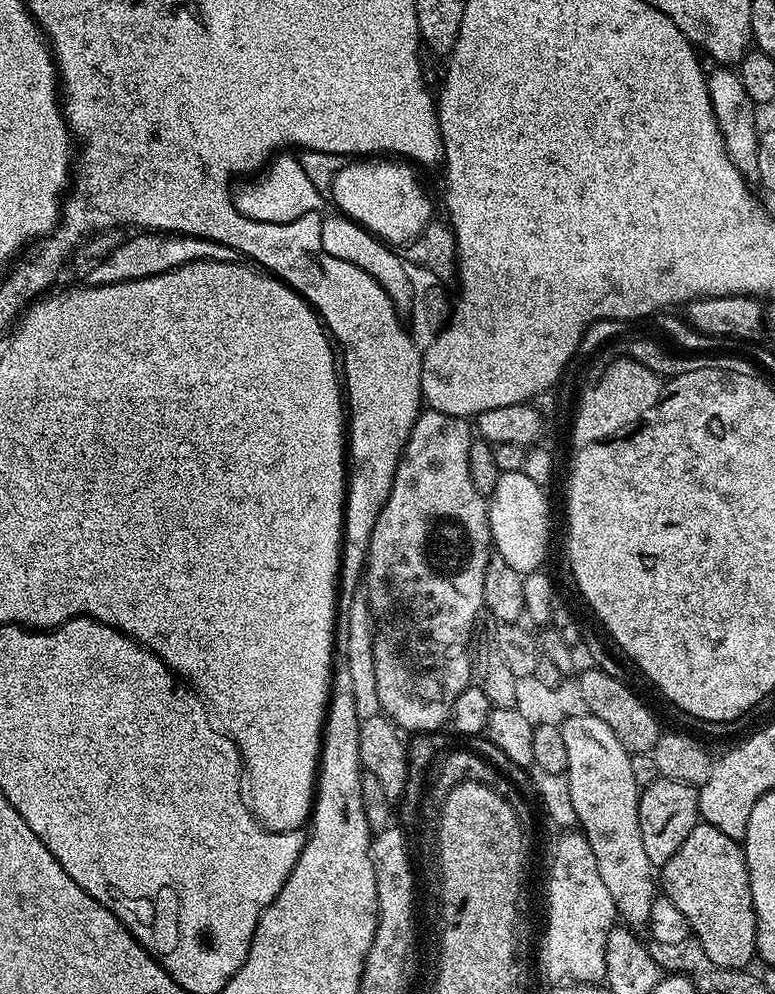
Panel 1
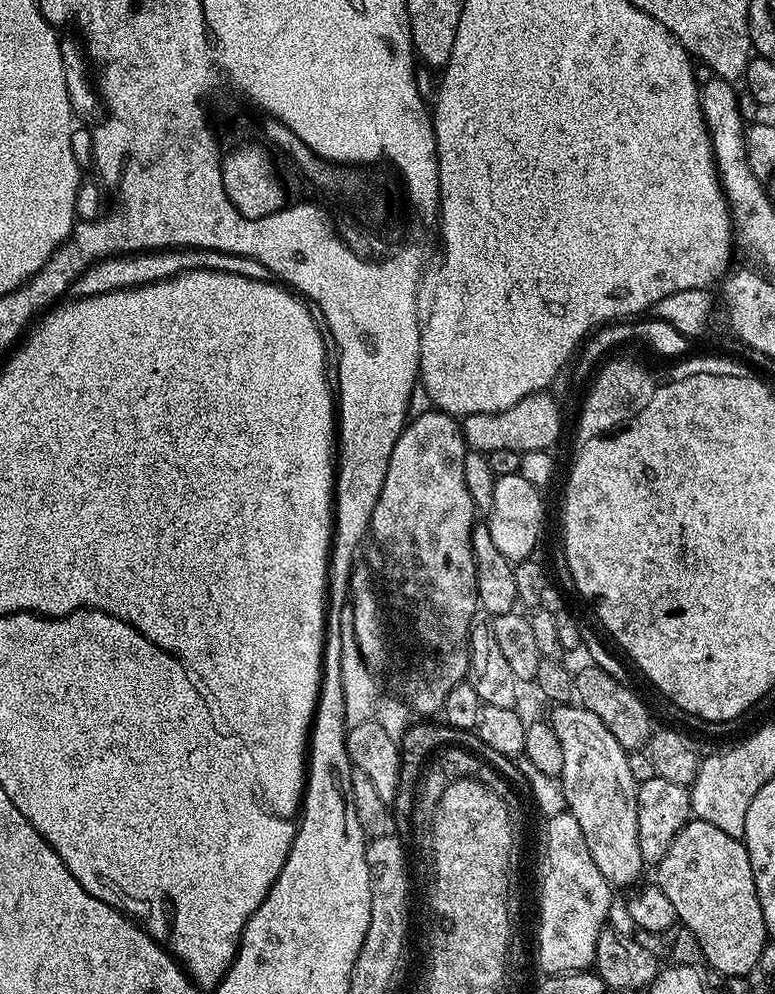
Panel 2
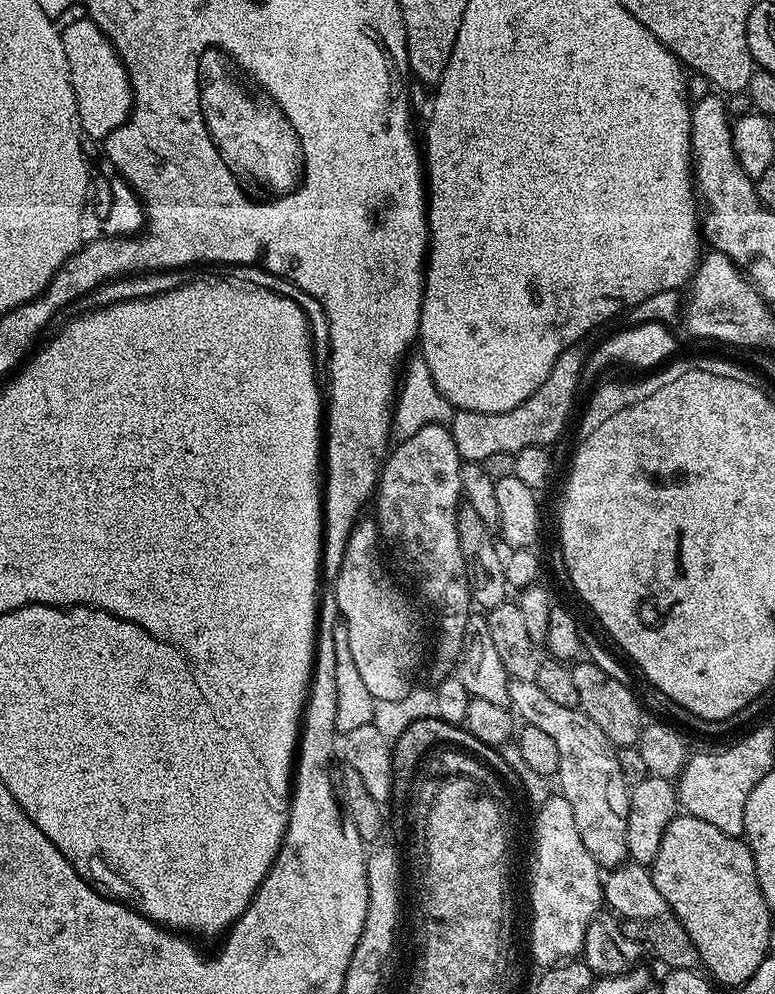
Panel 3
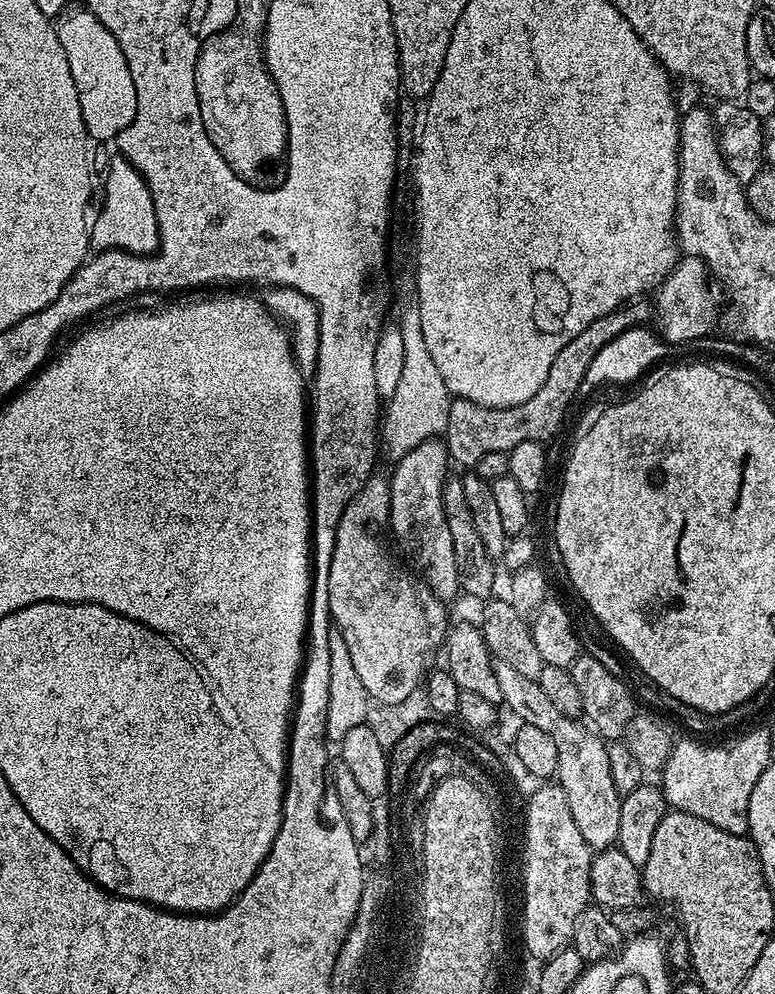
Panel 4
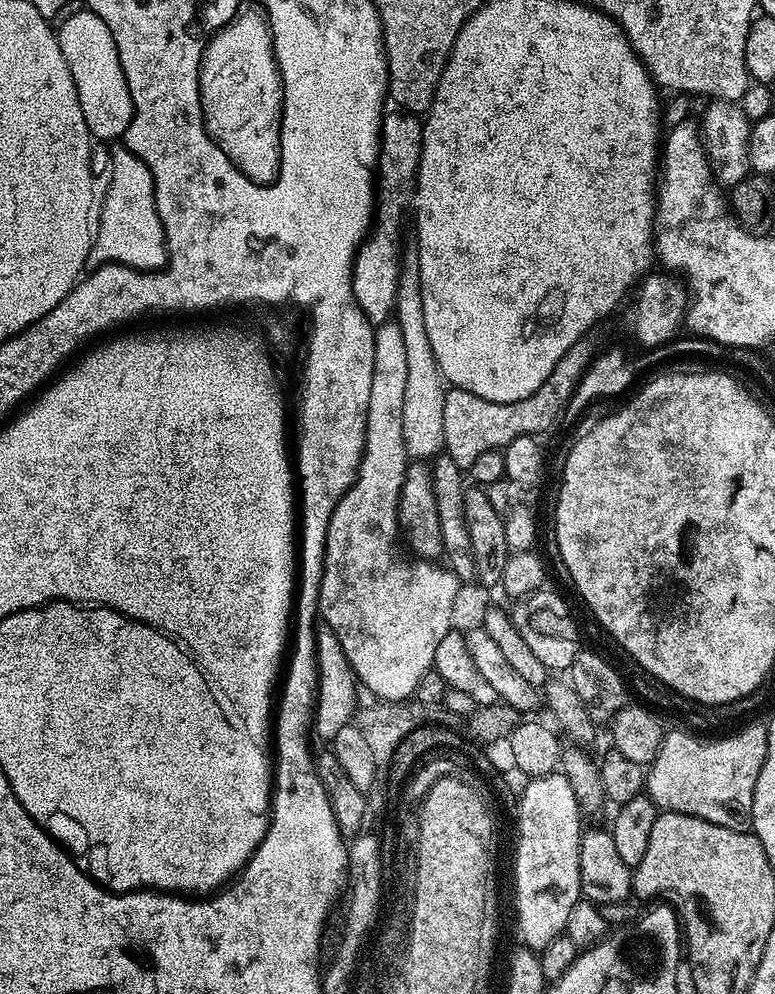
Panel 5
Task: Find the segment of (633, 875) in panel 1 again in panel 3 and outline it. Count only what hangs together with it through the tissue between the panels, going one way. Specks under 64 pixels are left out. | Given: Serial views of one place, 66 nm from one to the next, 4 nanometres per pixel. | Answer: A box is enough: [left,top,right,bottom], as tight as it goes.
[510,680,630,870]

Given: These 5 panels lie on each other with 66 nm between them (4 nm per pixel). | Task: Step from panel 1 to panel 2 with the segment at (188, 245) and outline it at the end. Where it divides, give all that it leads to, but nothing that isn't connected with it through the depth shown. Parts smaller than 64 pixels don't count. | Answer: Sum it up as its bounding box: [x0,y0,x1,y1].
[70,248,270,300]

